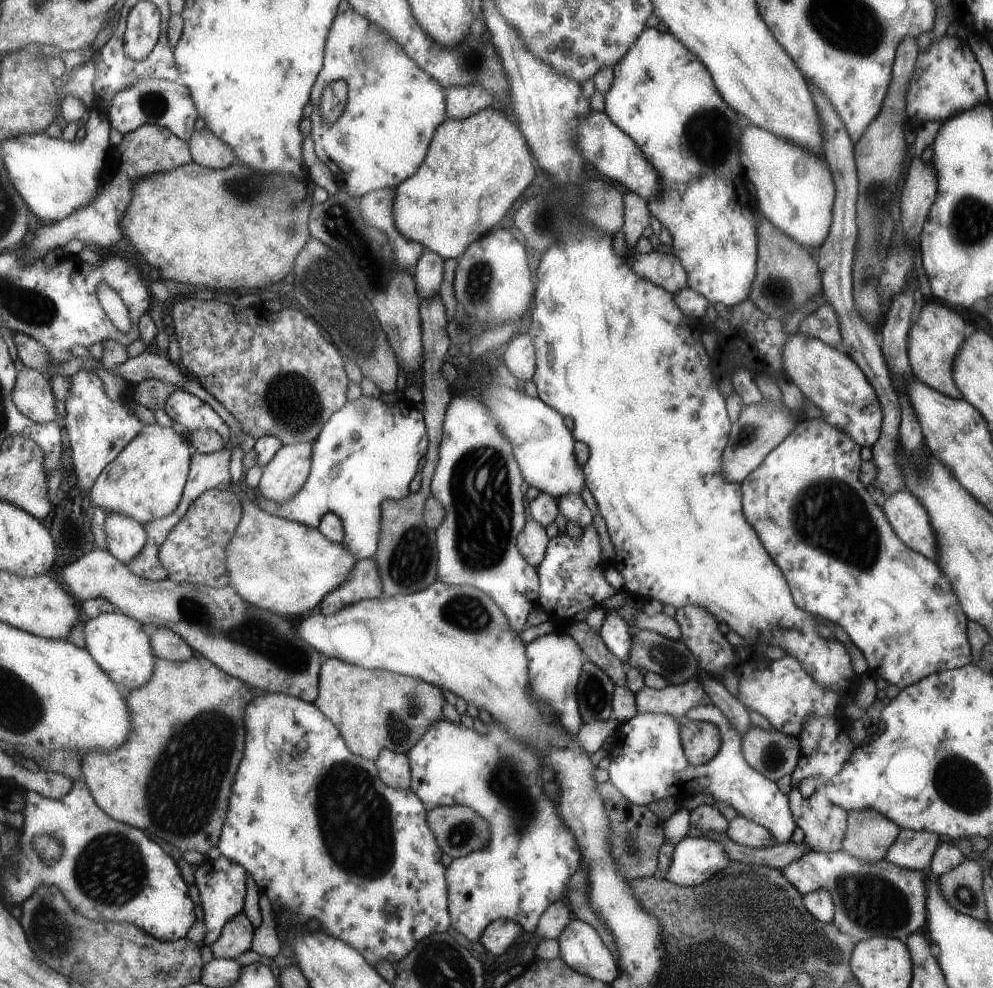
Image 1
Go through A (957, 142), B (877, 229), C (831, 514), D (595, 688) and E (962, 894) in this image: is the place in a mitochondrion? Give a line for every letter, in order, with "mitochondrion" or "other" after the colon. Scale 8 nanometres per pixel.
A: other
B: mitochondrion
C: mitochondrion
D: mitochondrion
E: mitochondrion

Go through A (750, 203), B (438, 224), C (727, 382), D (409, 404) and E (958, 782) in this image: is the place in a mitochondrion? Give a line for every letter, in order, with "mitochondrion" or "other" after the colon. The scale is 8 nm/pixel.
A: other
B: other
C: other
D: other
E: mitochondrion

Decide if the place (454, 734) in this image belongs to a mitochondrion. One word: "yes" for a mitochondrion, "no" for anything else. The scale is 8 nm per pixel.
no

